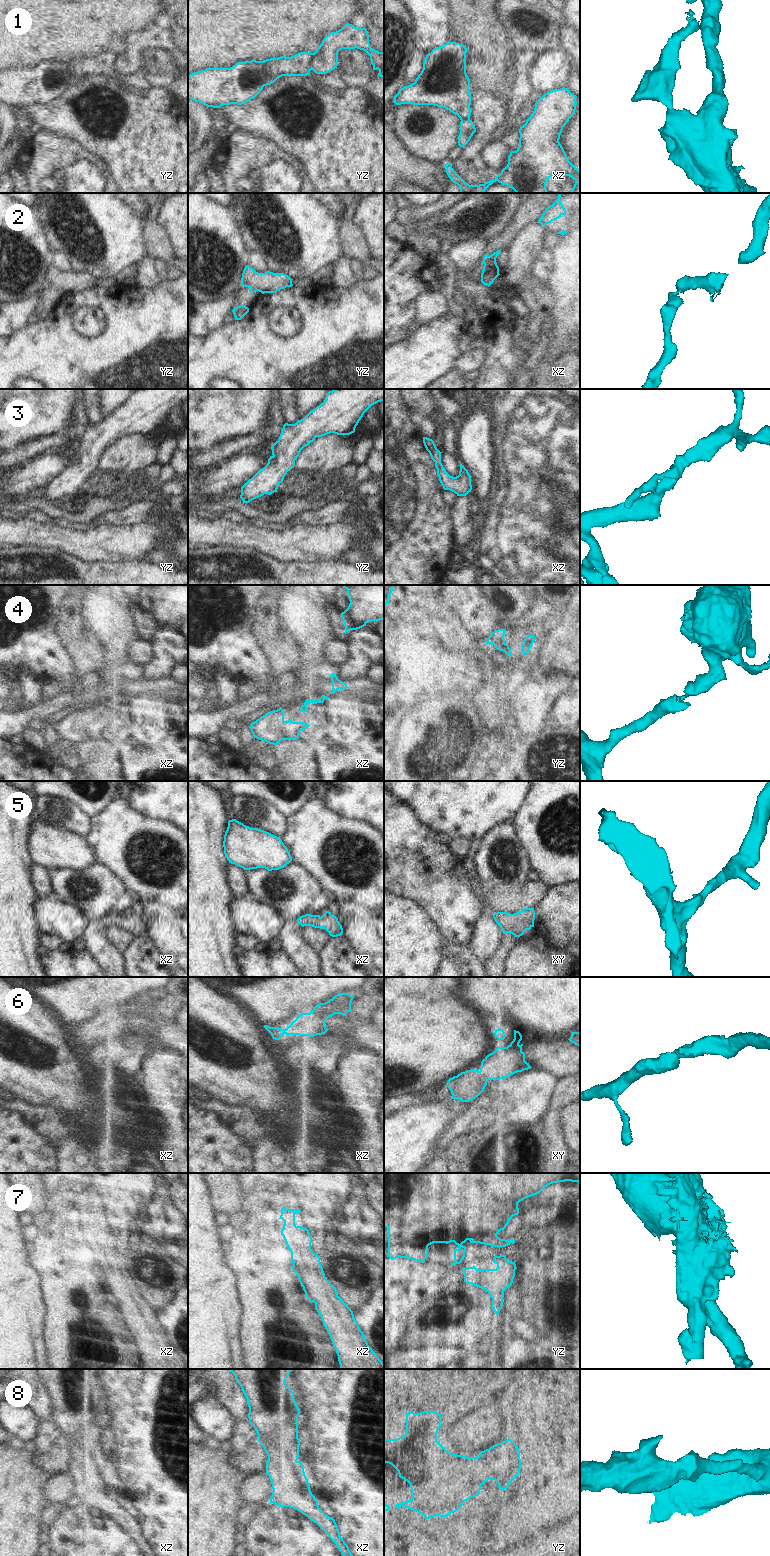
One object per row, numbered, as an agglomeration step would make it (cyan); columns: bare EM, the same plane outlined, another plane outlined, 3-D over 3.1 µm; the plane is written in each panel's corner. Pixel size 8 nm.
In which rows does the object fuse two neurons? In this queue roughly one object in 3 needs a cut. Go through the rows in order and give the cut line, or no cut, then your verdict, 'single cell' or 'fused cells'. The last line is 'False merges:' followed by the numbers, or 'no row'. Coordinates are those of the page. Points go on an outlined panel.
1: yz (313, 53), (310, 69) | fused cells
2: xz (488, 256), (483, 263) | fused cells
3: no cut | single cell
4: no cut | single cell
5: no cut | single cell
6: no cut | single cell
7: xz (316, 1273), (309, 1274), (305, 1278), (305, 1285), (314, 1301) | fused cells
8: no cut | single cell
False merges: 1, 2, 7

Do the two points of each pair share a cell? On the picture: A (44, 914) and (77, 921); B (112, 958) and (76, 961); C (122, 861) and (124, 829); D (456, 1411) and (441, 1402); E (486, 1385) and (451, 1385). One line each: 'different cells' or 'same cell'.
A: same cell
B: different cells
C: same cell
D: different cells
E: different cells

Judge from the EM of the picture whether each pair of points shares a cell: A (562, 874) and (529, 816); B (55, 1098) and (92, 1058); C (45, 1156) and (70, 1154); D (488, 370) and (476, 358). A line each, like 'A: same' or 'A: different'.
A: same
B: different
C: different
D: different

